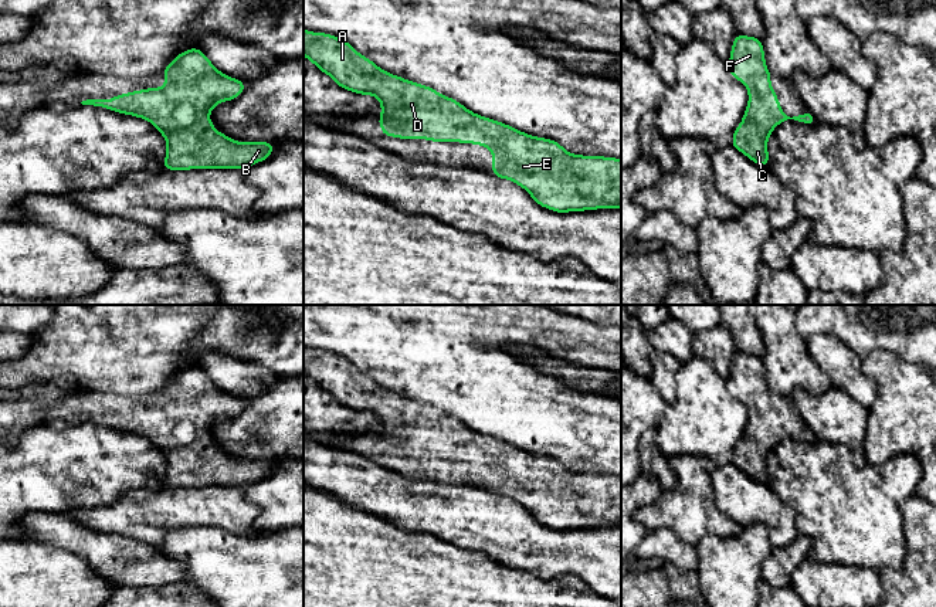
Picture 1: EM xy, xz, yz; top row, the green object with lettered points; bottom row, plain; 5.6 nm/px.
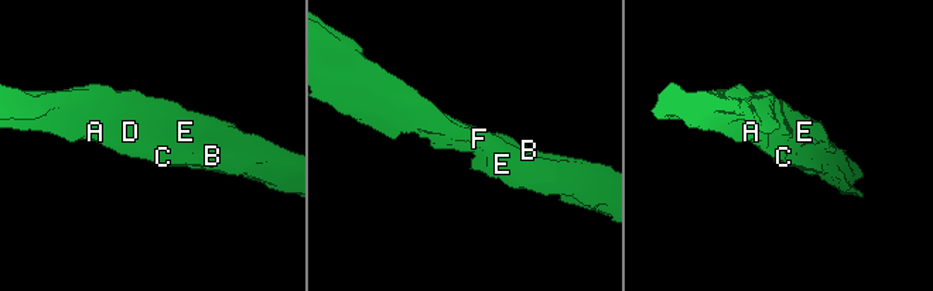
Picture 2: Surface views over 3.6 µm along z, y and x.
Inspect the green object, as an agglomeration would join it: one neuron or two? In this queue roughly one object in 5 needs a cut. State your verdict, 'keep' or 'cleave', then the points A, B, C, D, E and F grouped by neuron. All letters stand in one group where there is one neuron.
keep; A B C D E F

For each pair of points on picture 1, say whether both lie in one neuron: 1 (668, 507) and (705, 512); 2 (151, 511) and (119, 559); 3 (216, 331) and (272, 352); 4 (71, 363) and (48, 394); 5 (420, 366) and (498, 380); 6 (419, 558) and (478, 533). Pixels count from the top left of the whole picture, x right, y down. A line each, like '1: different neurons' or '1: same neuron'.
1: same neuron
2: different neurons
3: same neuron
4: different neurons
5: same neuron
6: different neurons

